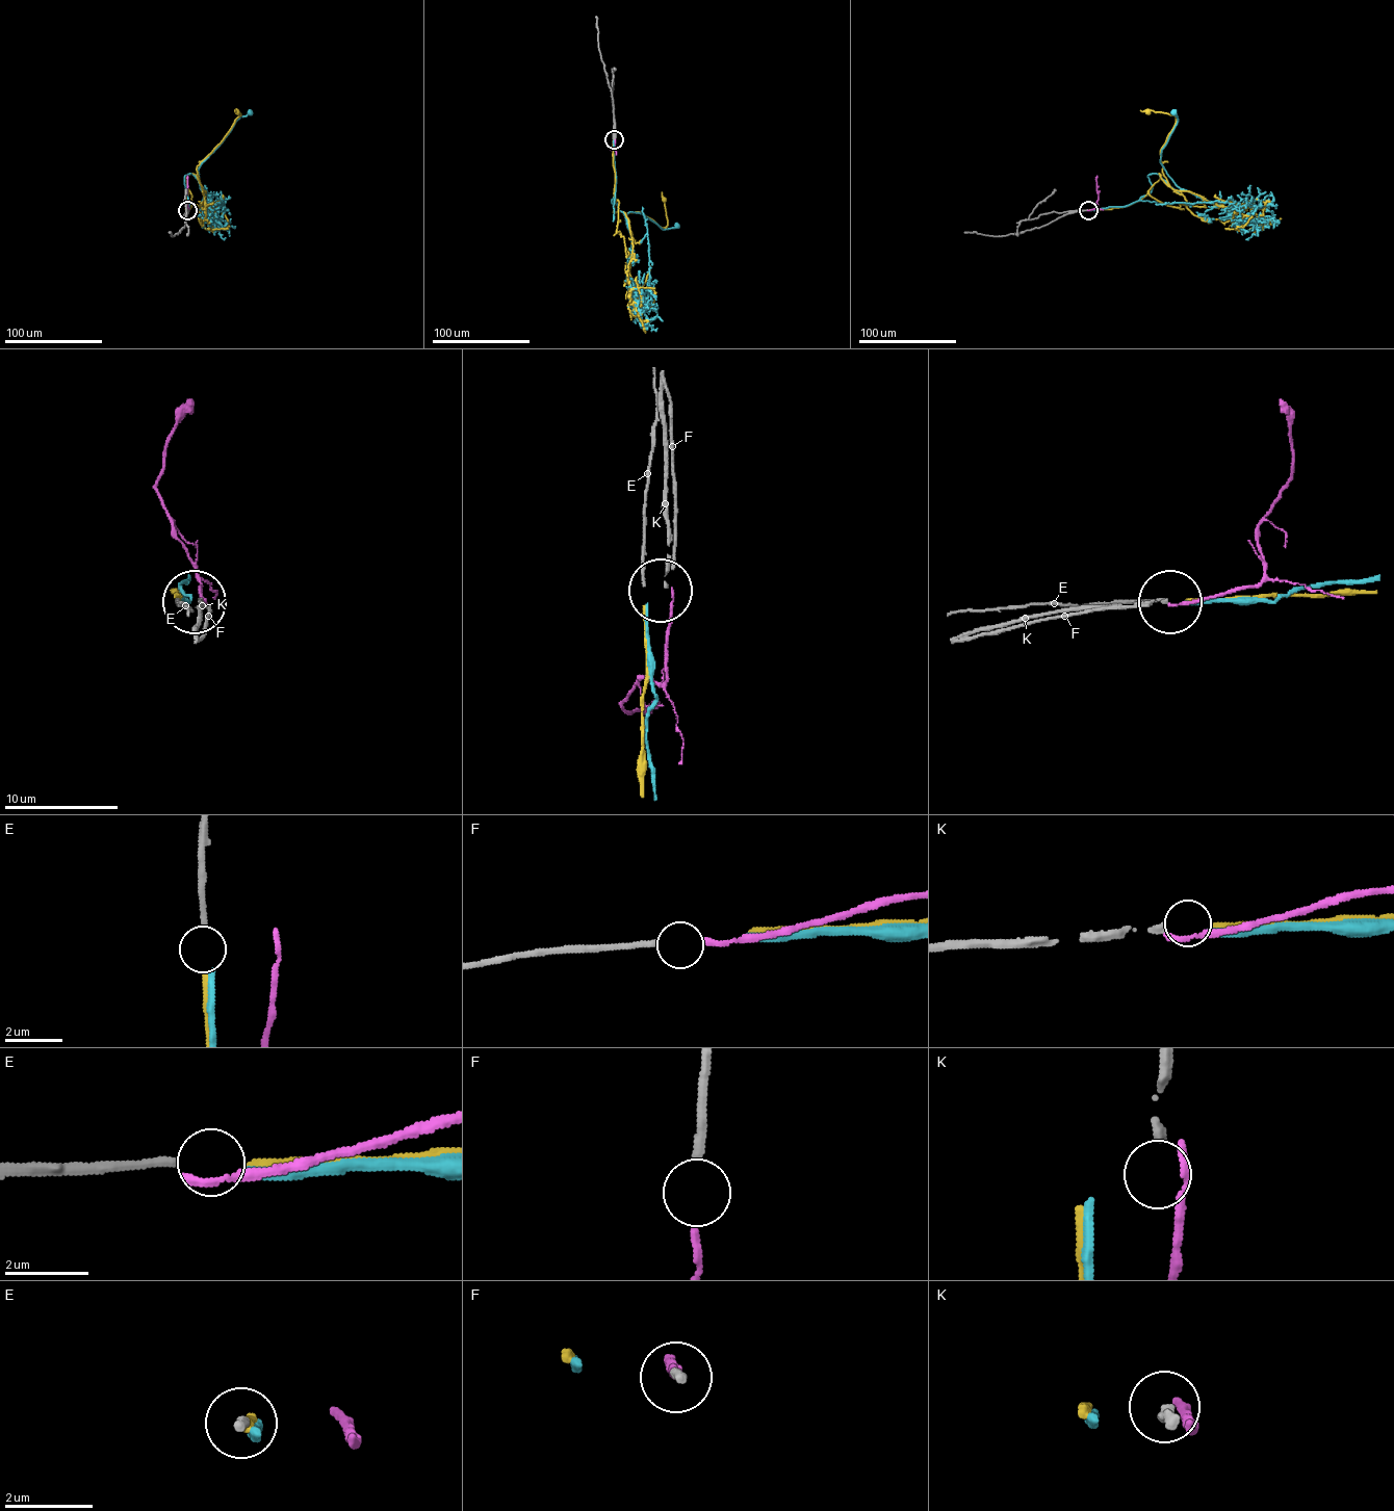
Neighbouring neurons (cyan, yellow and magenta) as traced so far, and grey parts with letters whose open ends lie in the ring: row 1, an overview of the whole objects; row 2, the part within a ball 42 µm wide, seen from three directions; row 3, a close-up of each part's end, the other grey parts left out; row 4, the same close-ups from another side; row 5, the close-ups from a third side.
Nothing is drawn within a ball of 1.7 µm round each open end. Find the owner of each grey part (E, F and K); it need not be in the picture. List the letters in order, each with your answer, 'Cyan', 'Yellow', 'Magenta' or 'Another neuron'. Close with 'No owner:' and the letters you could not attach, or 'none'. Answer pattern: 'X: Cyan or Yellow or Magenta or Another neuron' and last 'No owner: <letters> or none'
E: Yellow
F: Magenta
K: Another neuron
No owner: K

